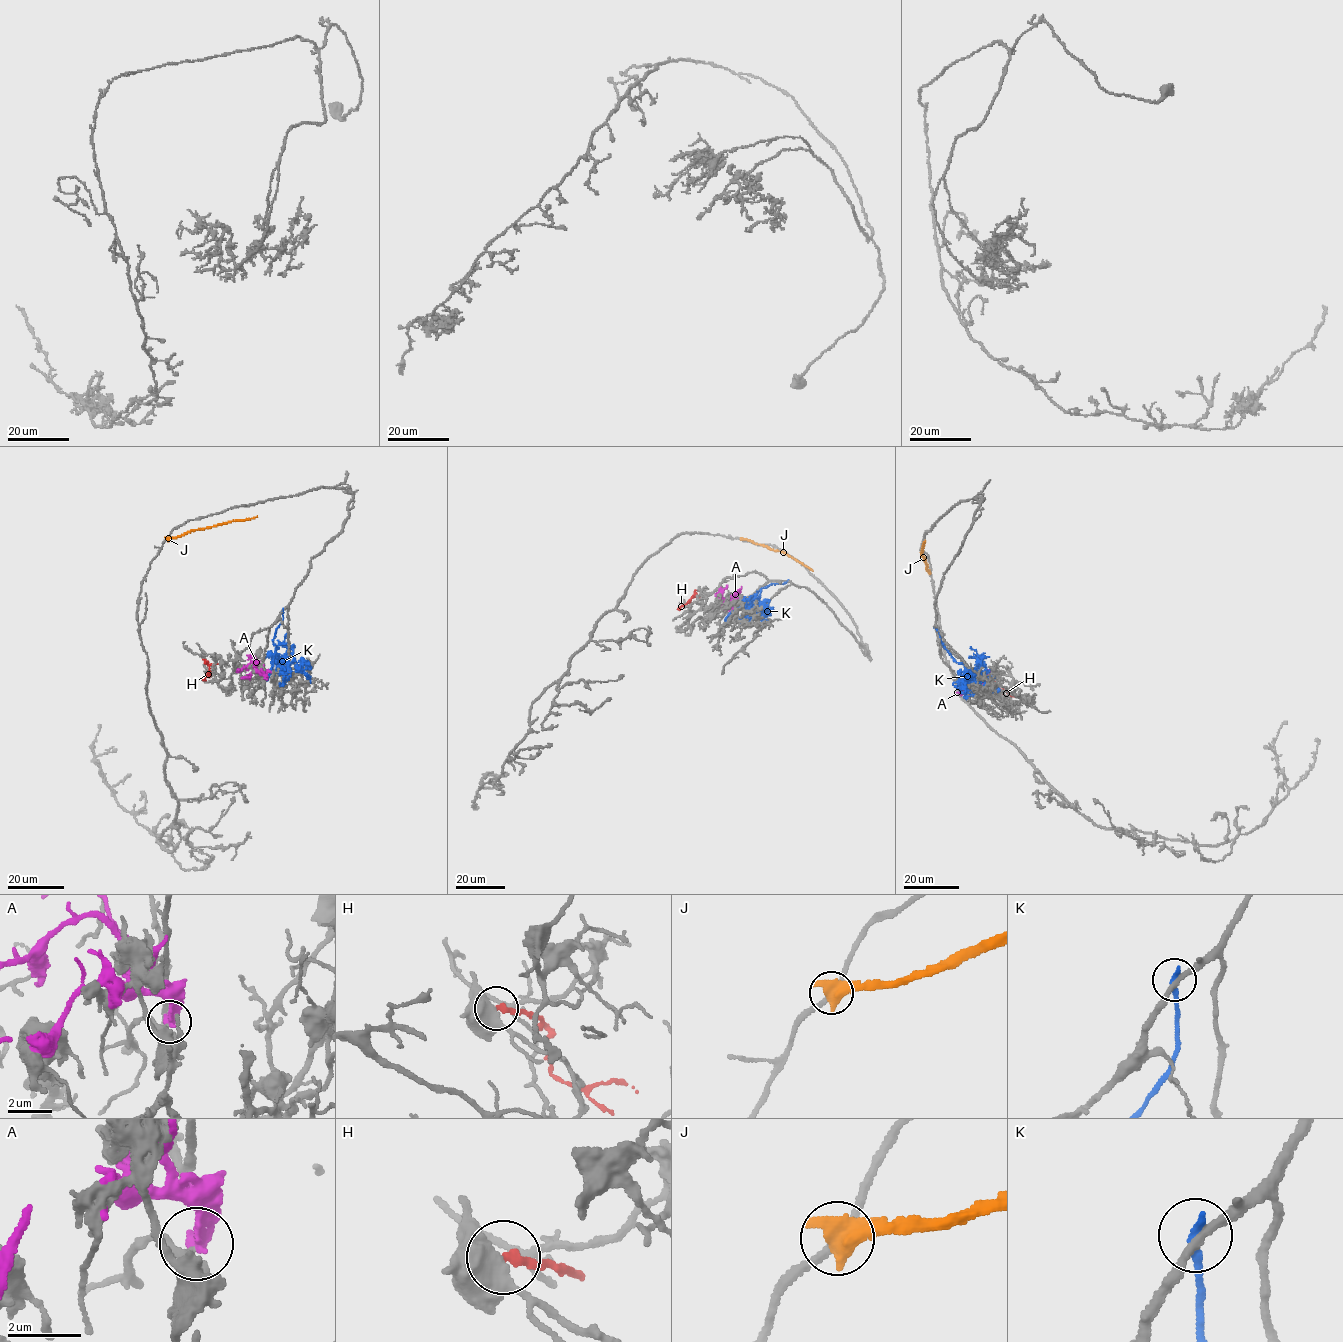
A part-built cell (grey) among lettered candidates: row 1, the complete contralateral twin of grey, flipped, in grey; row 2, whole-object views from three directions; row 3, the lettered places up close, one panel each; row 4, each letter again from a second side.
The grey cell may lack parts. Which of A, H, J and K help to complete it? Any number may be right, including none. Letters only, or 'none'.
H

